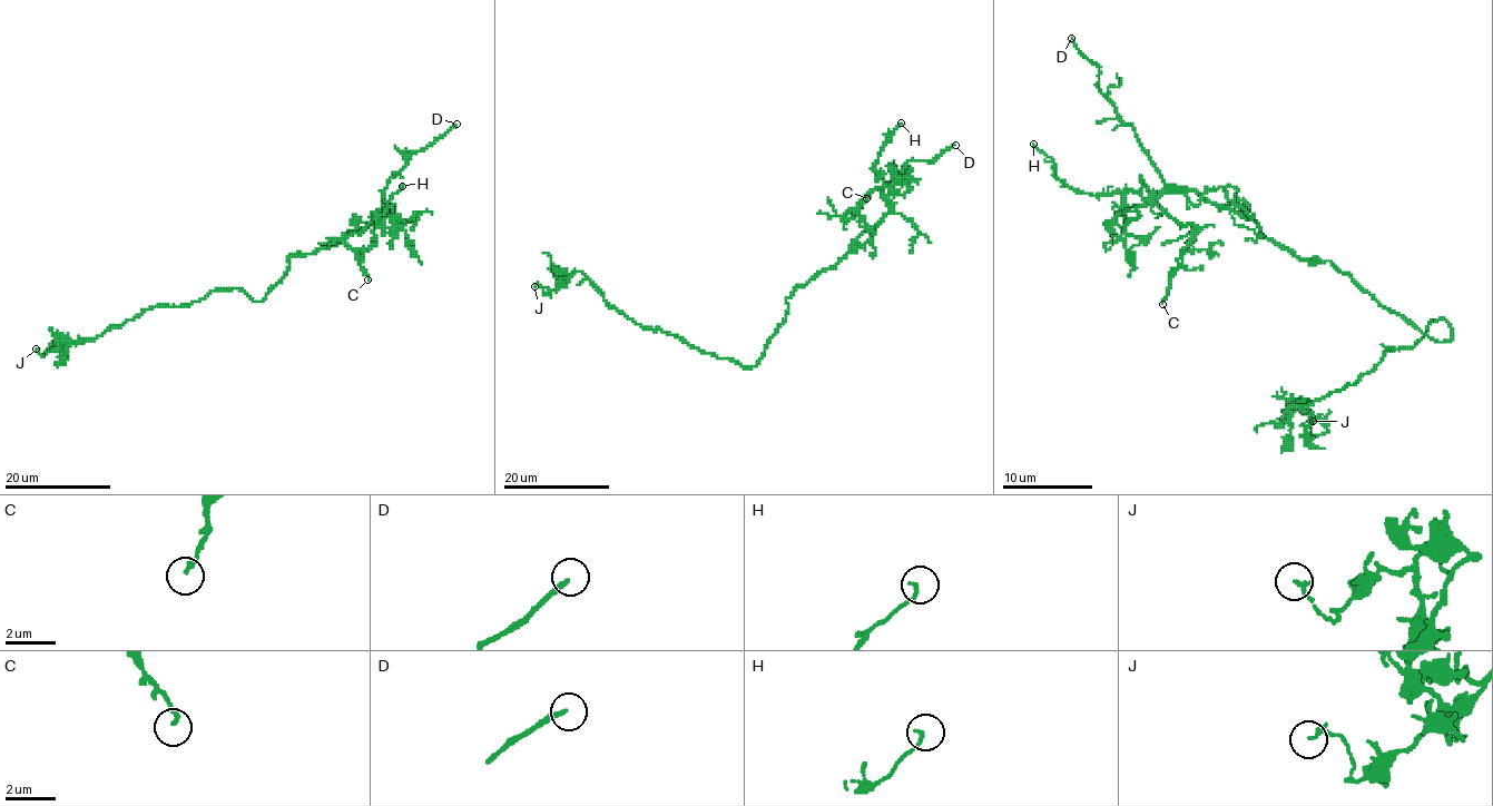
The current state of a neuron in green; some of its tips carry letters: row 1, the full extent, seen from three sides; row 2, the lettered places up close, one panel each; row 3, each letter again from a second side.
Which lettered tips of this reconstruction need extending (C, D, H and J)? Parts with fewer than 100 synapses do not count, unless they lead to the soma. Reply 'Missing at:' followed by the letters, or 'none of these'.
Missing at: D

